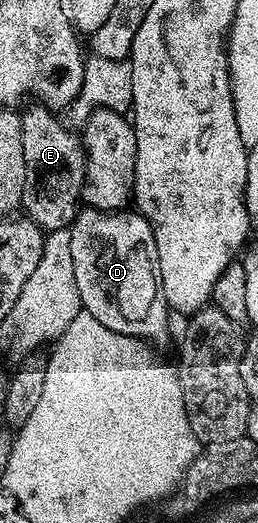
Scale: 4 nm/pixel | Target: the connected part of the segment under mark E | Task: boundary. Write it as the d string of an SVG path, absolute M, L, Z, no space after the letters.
M32 103L28 110L20 113L22 123L22 147L26 155L26 191L22 191L22 209L38 228L51 231L71 226L82 205L82 194L86 184L88 159L81 138L76 137L59 121L57 114L47 105Z

